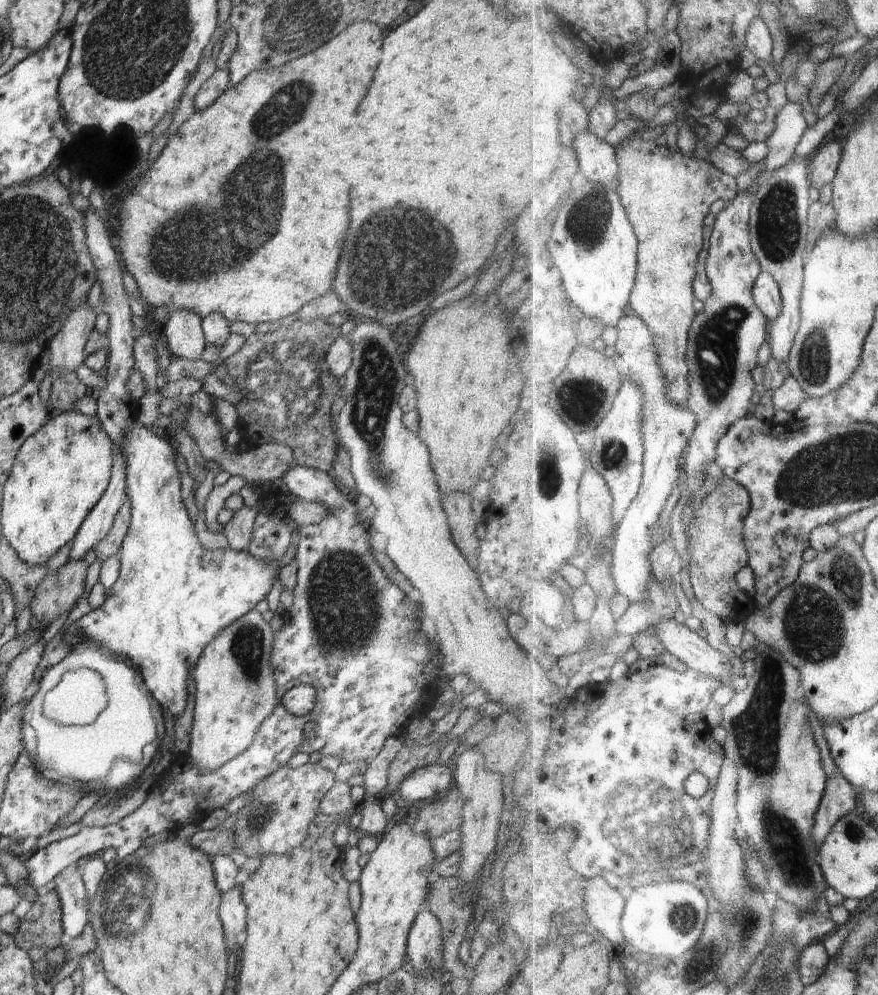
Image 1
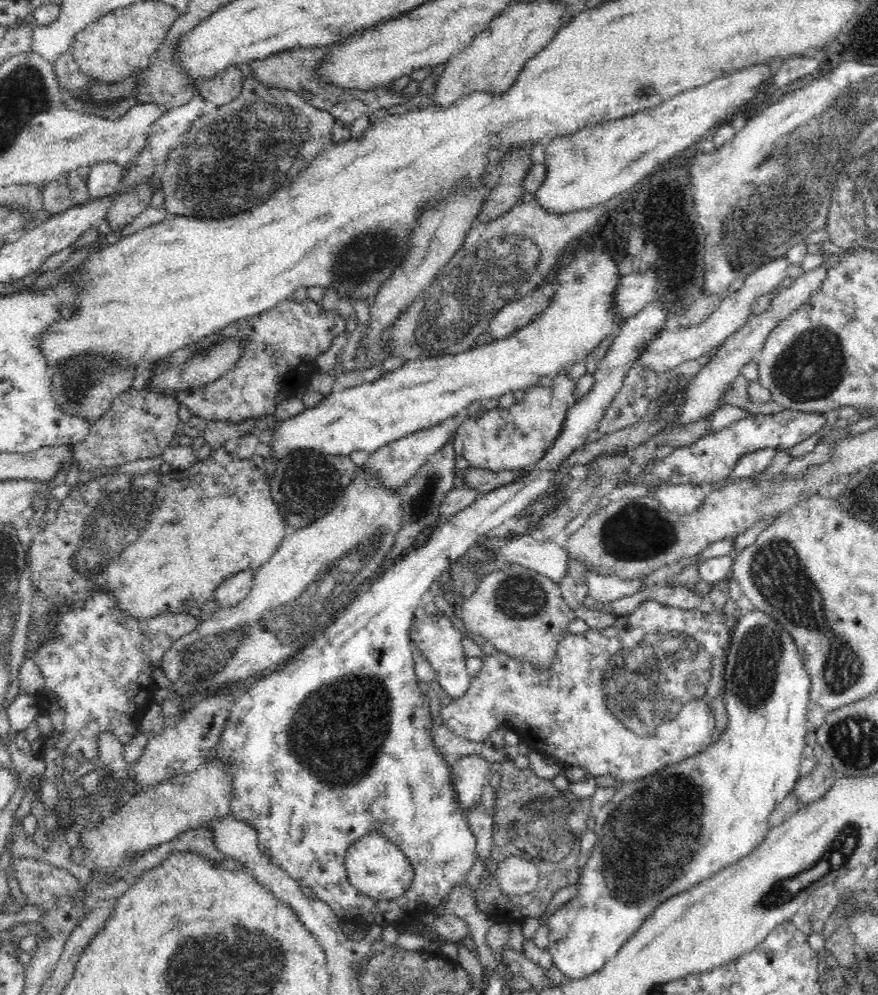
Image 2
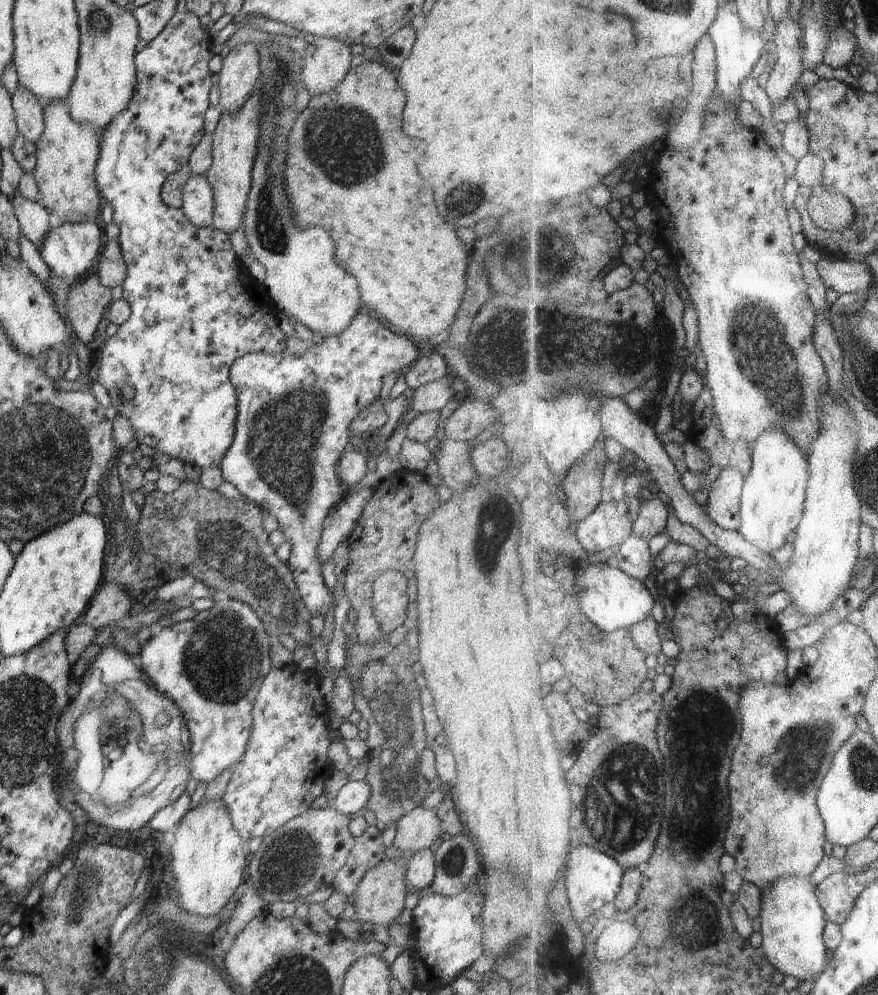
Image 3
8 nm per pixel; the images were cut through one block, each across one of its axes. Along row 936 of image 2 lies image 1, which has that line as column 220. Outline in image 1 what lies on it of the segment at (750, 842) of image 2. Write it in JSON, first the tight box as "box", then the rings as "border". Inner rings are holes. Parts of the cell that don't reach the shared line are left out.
{"box":[65,421,280,717],"border":[[[136,421],[131,425],[122,441],[121,453],[124,455],[126,461],[127,497],[131,502],[131,523],[121,544],[121,550],[119,551],[121,567],[118,580],[116,580],[114,586],[111,588],[111,596],[106,596],[104,603],[99,608],[91,609],[86,615],[82,615],[79,620],[72,623],[68,627],[65,635],[68,633],[76,634],[76,632],[78,632],[78,634],[83,635],[81,638],[93,641],[97,643],[97,646],[102,647],[110,654],[127,660],[138,670],[141,684],[146,688],[151,698],[156,700],[162,708],[170,710],[174,717],[177,717],[181,715],[182,711],[186,708],[188,696],[186,677],[197,663],[202,651],[205,650],[205,646],[216,634],[222,631],[224,627],[228,627],[229,624],[234,623],[235,620],[238,620],[238,618],[244,616],[247,612],[254,610],[256,604],[267,597],[268,592],[270,592],[272,585],[279,576],[280,562],[260,560],[258,557],[252,556],[247,550],[235,551],[230,547],[226,547],[225,549],[209,551],[202,547],[197,537],[198,526],[193,525],[190,521],[188,511],[186,511],[186,507],[180,497],[180,478],[178,469],[176,468],[177,452],[165,439],[158,437],[153,429],[145,428],[141,423]]]}

